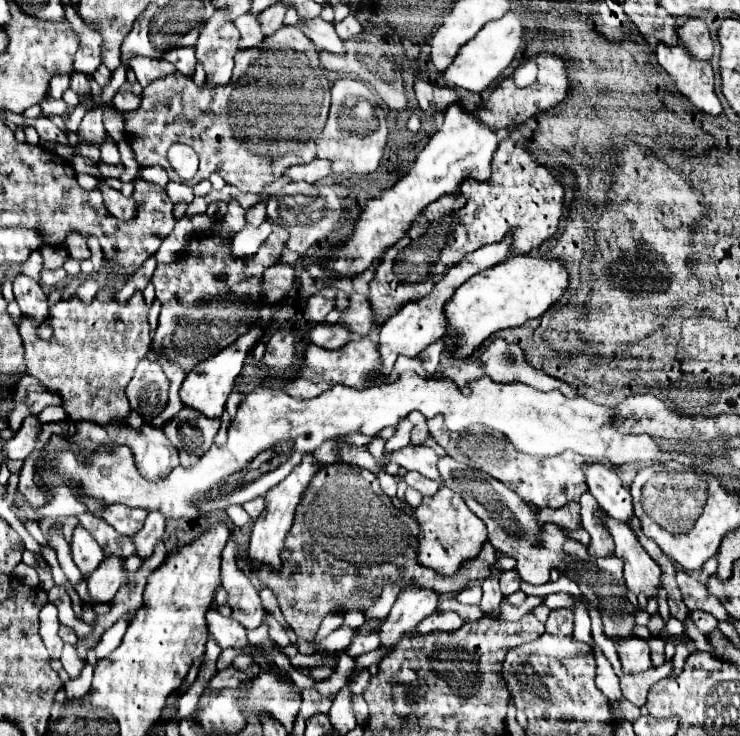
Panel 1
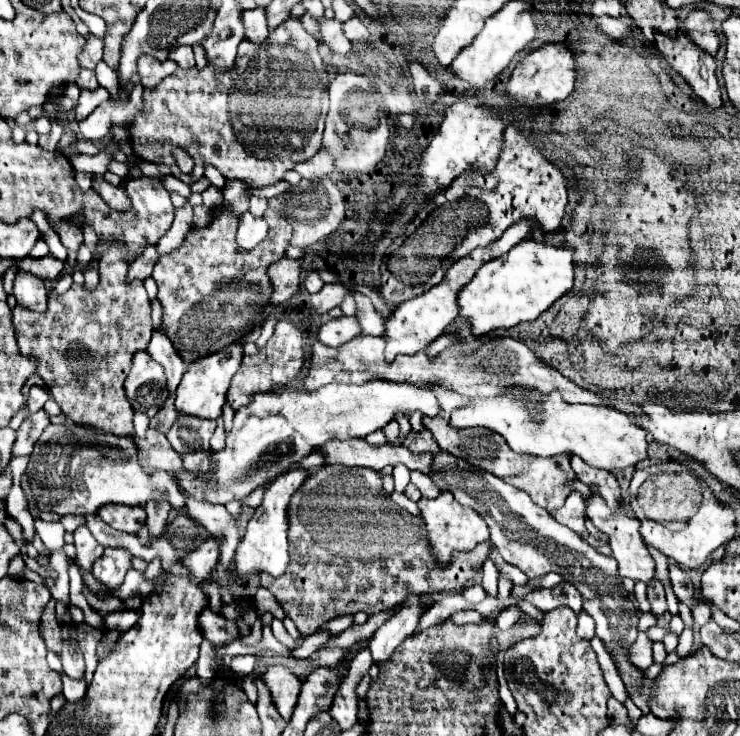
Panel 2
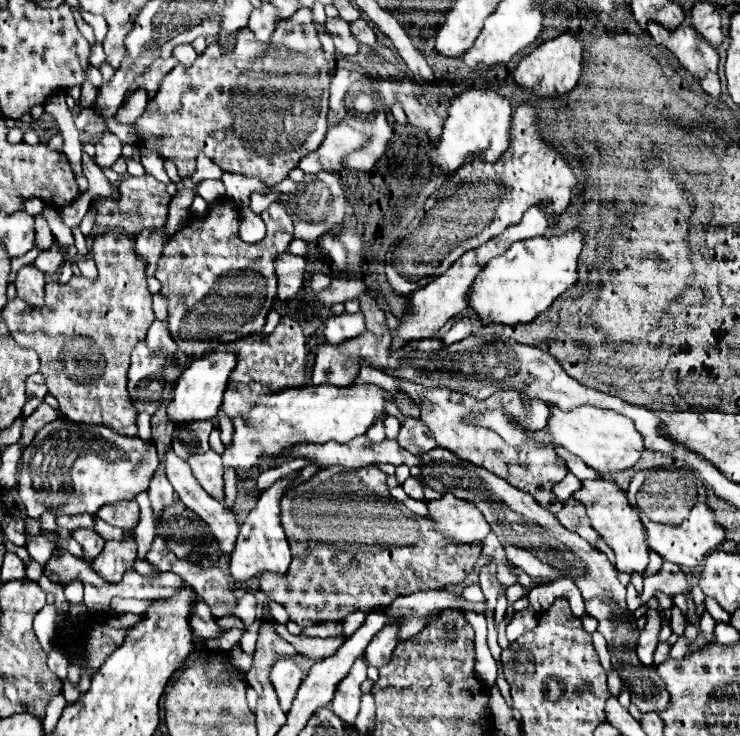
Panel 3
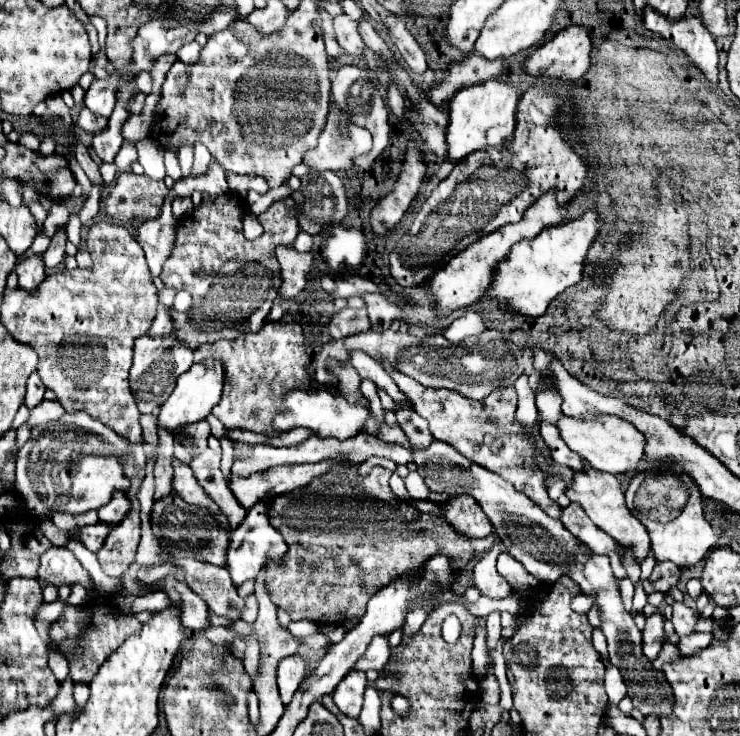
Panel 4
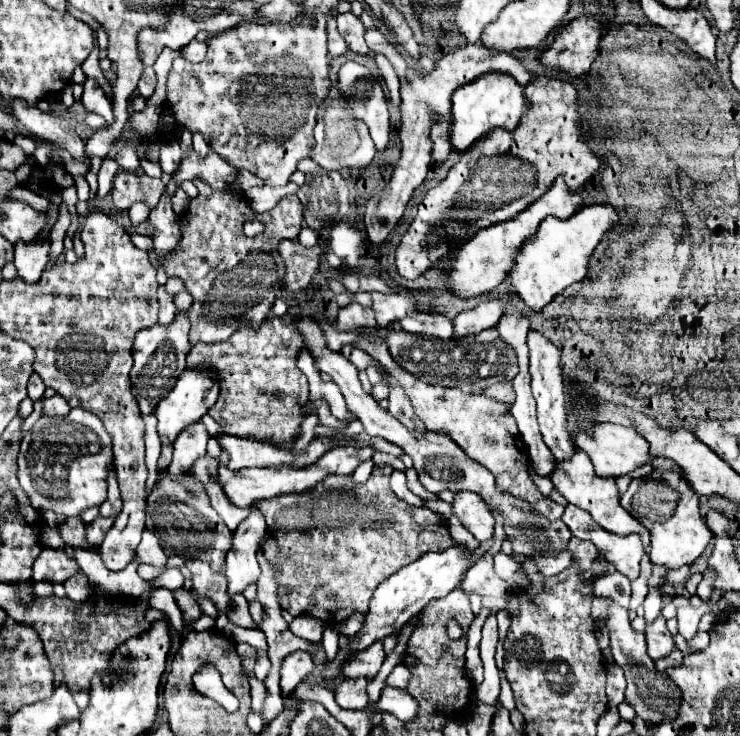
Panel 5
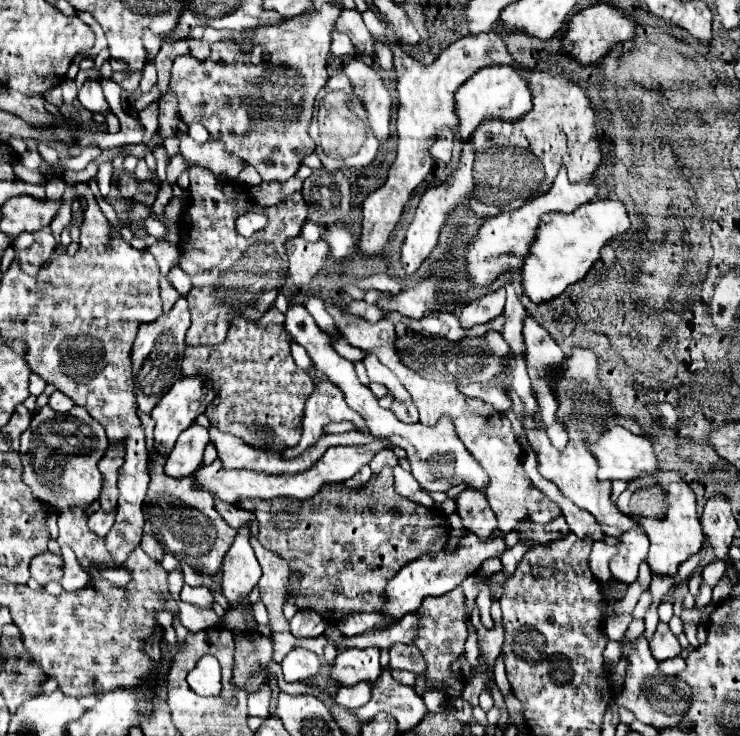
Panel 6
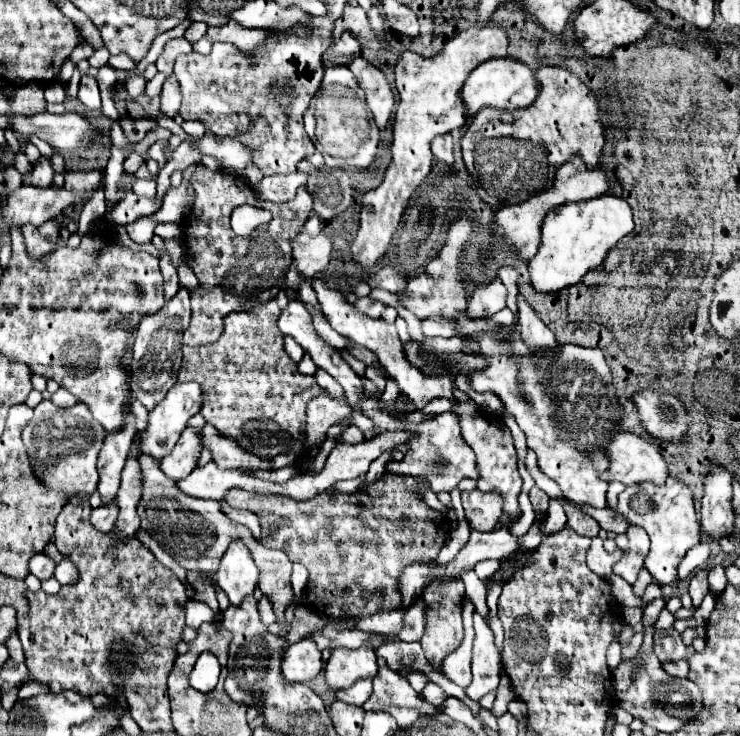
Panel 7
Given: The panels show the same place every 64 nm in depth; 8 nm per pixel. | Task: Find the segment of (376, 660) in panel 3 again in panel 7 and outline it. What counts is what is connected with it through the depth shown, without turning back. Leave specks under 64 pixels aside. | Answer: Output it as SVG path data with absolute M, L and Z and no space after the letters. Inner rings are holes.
M336 648L326 662L326 684L334 690L348 688L358 678L374 678L378 672L374 648Z

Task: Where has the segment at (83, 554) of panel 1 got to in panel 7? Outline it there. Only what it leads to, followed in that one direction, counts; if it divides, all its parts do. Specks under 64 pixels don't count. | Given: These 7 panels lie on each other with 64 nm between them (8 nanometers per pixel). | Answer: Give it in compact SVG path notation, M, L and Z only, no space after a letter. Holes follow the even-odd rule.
M110 502L106 506L94 508L92 510L92 518L90 518L94 528L98 528L100 532L110 532L114 528L116 520L118 520L118 506L116 506L116 502Z

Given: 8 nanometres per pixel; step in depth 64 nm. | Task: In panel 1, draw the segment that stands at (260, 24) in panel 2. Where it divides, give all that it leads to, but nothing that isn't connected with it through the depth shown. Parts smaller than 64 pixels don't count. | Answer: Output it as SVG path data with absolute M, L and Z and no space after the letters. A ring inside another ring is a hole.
M242 14L234 20L234 24L238 24L238 30L242 34L242 40L240 40L240 48L254 48L254 46L260 46L262 40L264 40L264 34L262 34L262 28L260 28L260 22L258 22L258 16L256 14Z

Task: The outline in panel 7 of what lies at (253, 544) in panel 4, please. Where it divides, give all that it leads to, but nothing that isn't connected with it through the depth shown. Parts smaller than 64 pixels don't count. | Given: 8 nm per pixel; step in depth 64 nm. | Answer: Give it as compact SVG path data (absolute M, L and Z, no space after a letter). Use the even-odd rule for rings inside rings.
M242 542L230 544L220 560L220 568L214 578L234 606L242 604L246 596L254 594L254 588L258 584L258 568Z

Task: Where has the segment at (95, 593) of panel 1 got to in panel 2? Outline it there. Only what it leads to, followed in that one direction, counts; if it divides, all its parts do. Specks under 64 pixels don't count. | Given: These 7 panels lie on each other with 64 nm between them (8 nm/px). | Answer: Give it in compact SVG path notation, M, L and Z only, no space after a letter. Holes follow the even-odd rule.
M106 548L104 554L94 562L92 574L106 584L106 590L114 590L124 582L124 574L132 566L132 554L124 548Z

